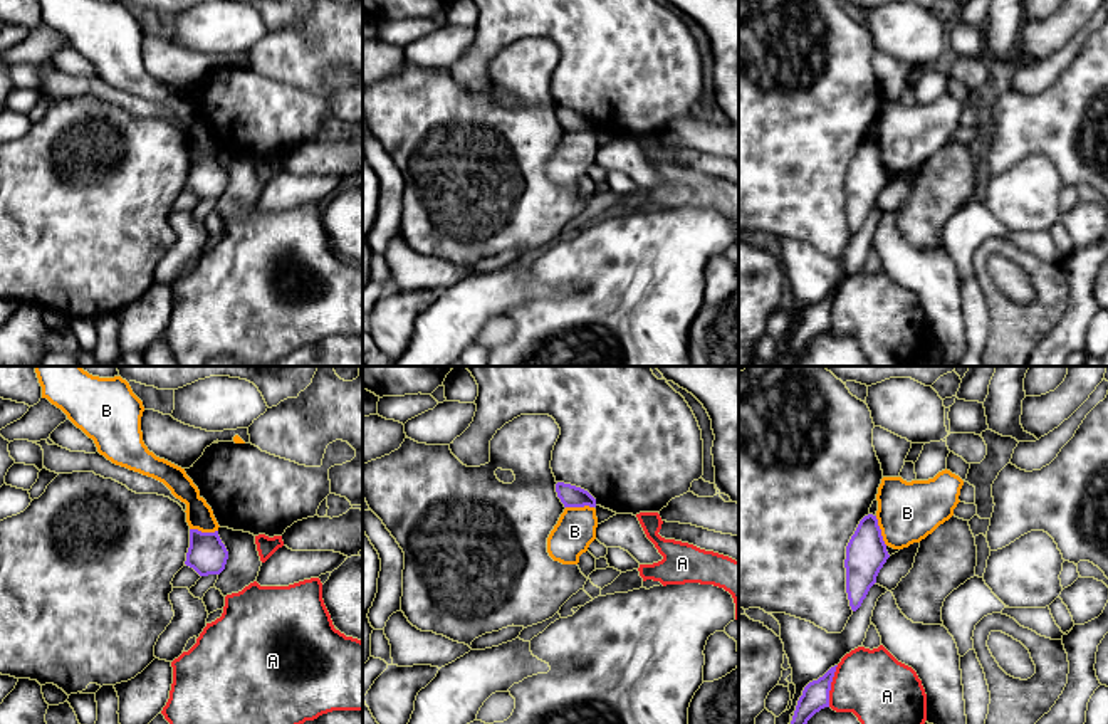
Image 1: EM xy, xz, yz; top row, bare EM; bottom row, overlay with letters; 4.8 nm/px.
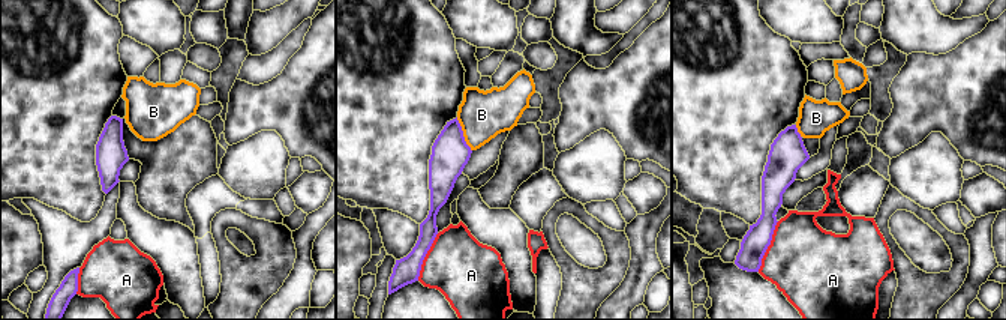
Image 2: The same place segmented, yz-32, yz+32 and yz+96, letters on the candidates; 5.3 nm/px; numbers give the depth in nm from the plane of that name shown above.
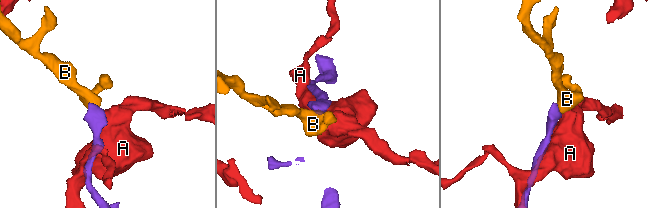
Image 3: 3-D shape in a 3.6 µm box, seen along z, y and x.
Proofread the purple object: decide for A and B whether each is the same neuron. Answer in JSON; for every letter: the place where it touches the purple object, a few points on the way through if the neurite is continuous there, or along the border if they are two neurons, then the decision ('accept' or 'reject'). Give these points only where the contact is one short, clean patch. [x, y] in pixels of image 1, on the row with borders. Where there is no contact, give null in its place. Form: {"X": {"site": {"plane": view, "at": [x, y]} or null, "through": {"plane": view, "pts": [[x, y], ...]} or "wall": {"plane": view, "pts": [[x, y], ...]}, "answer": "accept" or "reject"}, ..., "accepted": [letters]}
{"A": {"site": {"plane": "yz", "at": [830, 686]}, "answer": "reject"}, "B": {"site": {"plane": "yz", "at": [880, 531]}, "wall": {"plane": "yz", "pts": [[875, 516], [882, 540], [887, 545]]}, "answer": "reject"}, "accepted": []}

